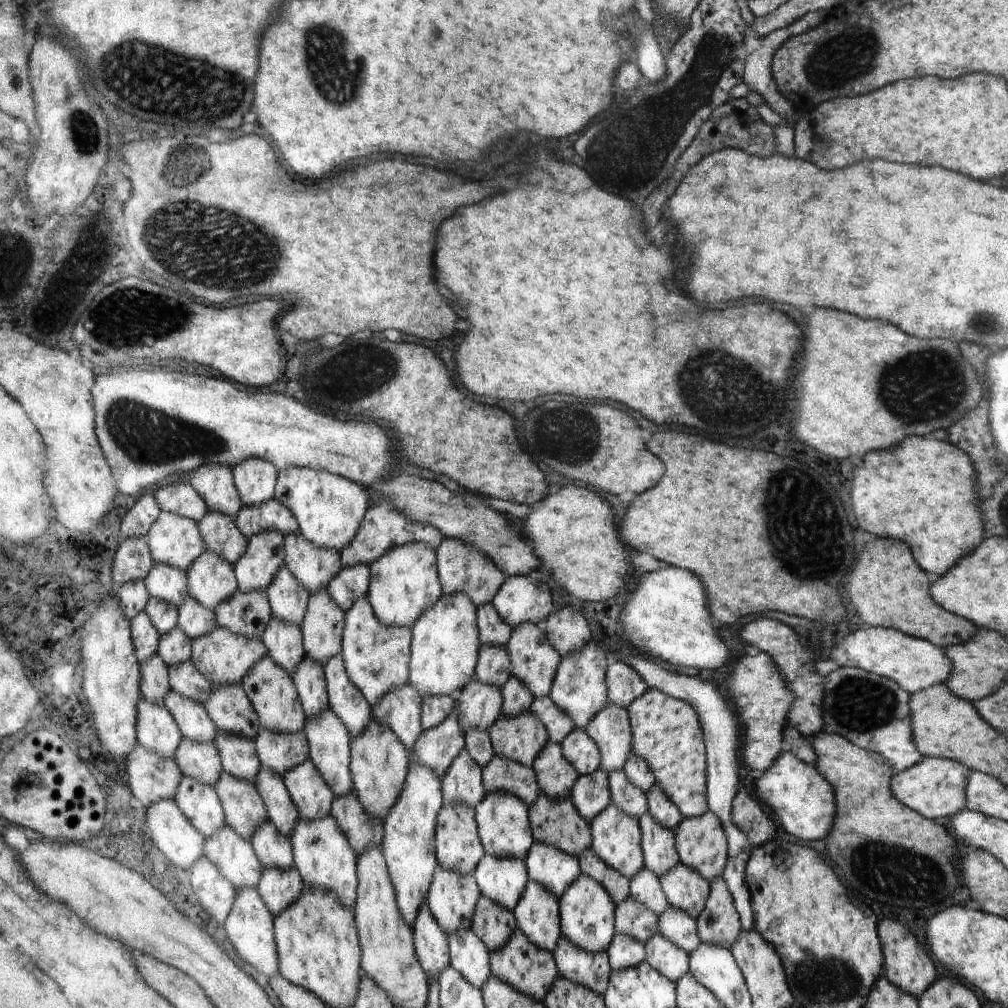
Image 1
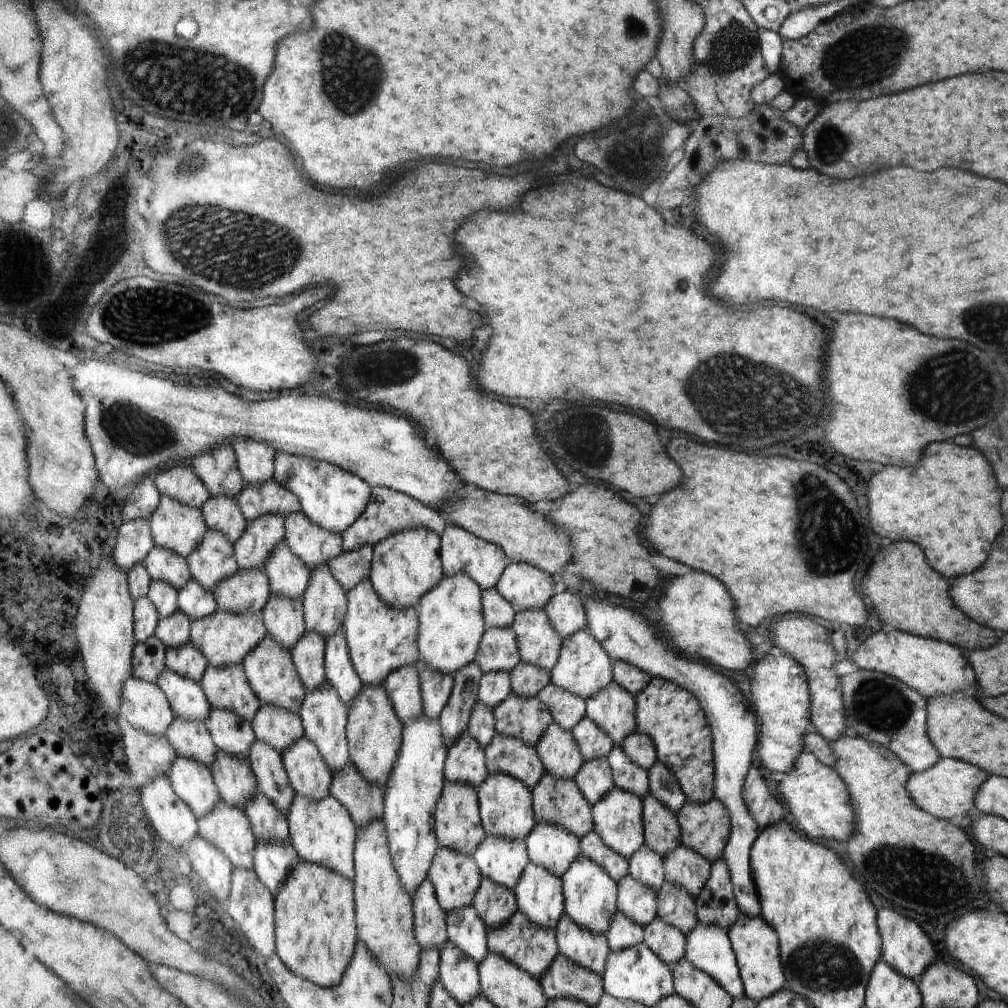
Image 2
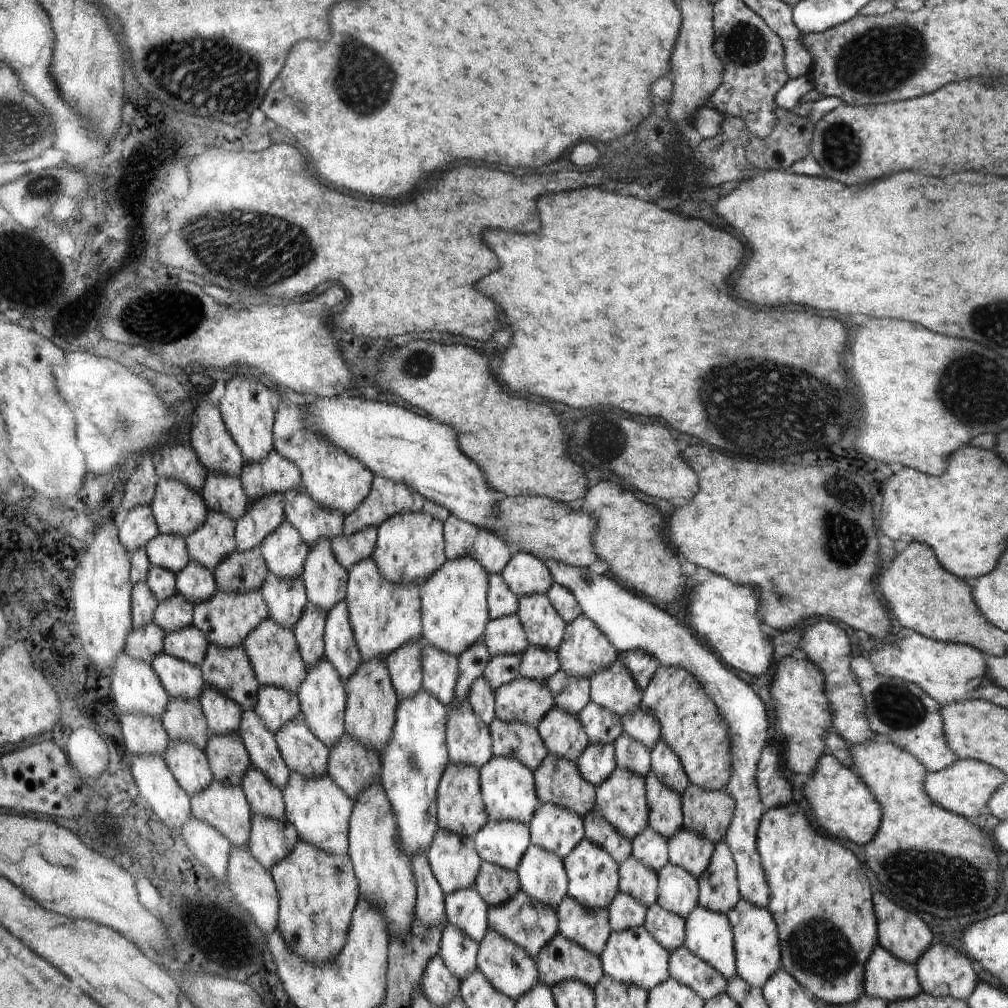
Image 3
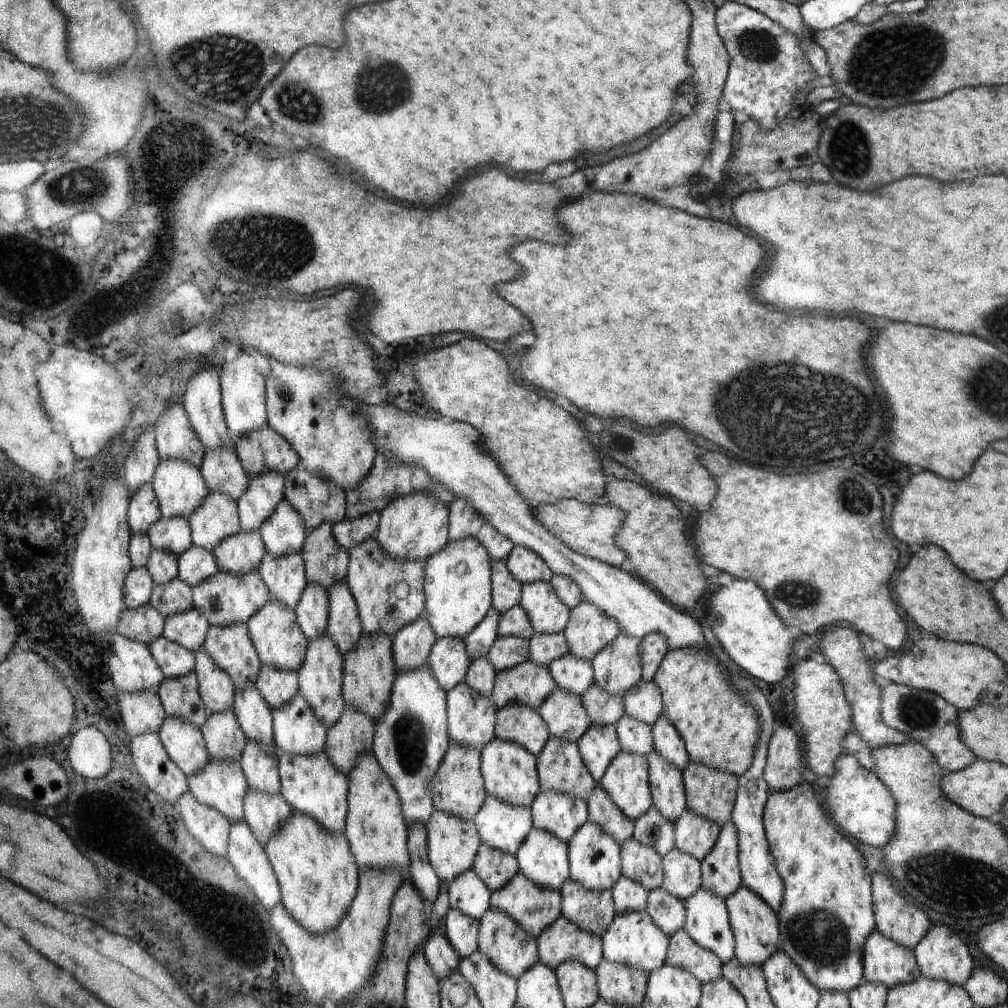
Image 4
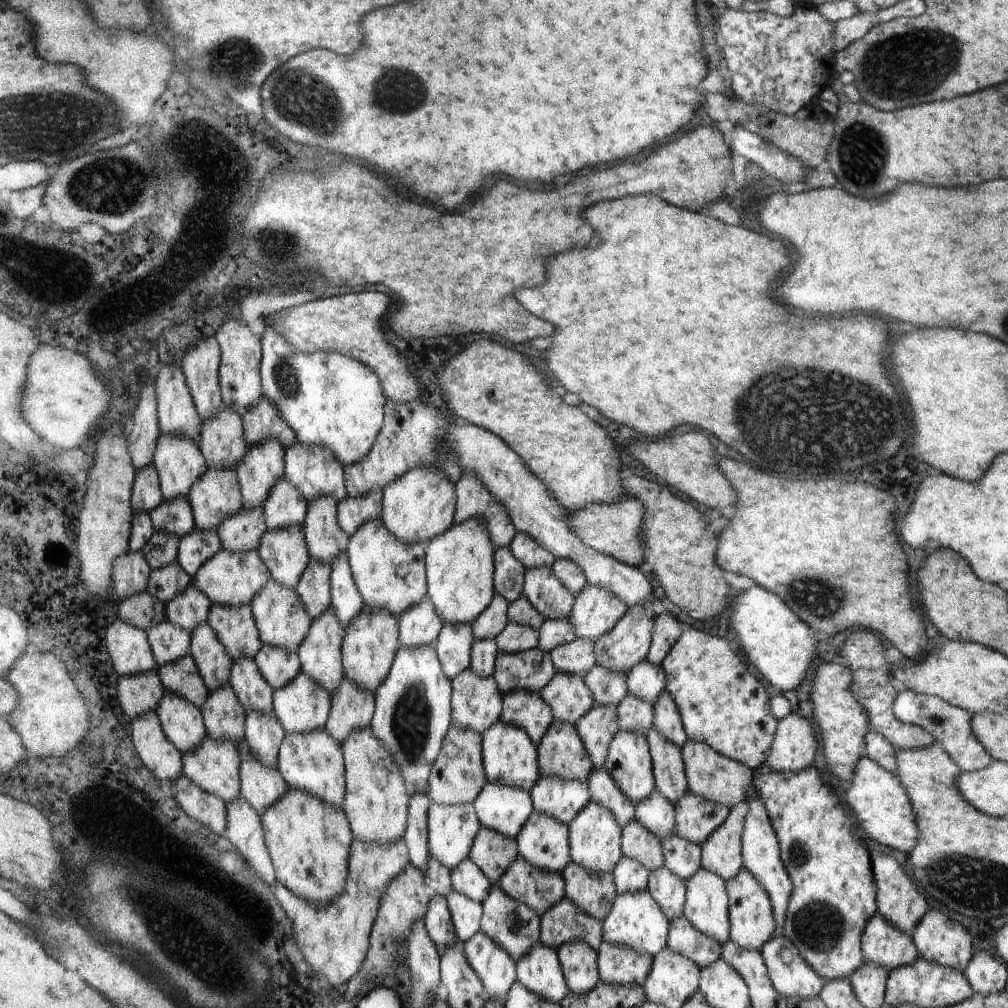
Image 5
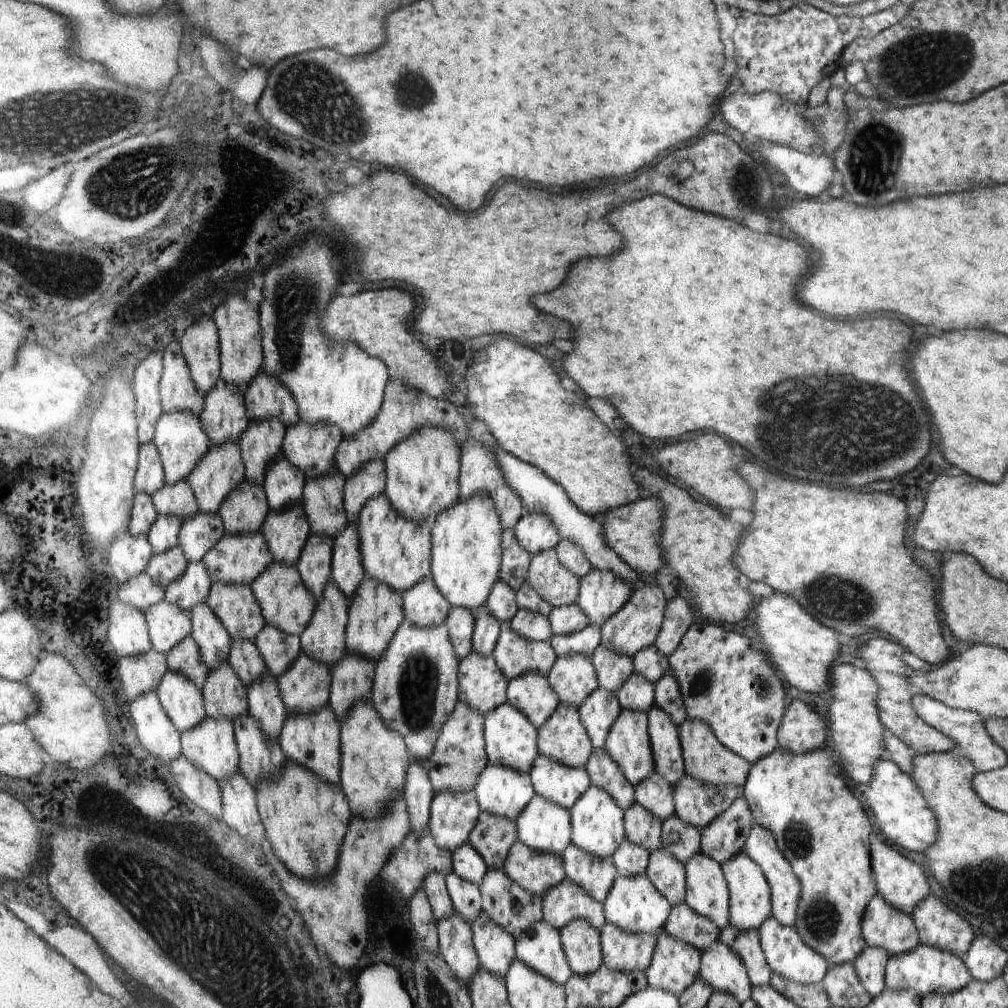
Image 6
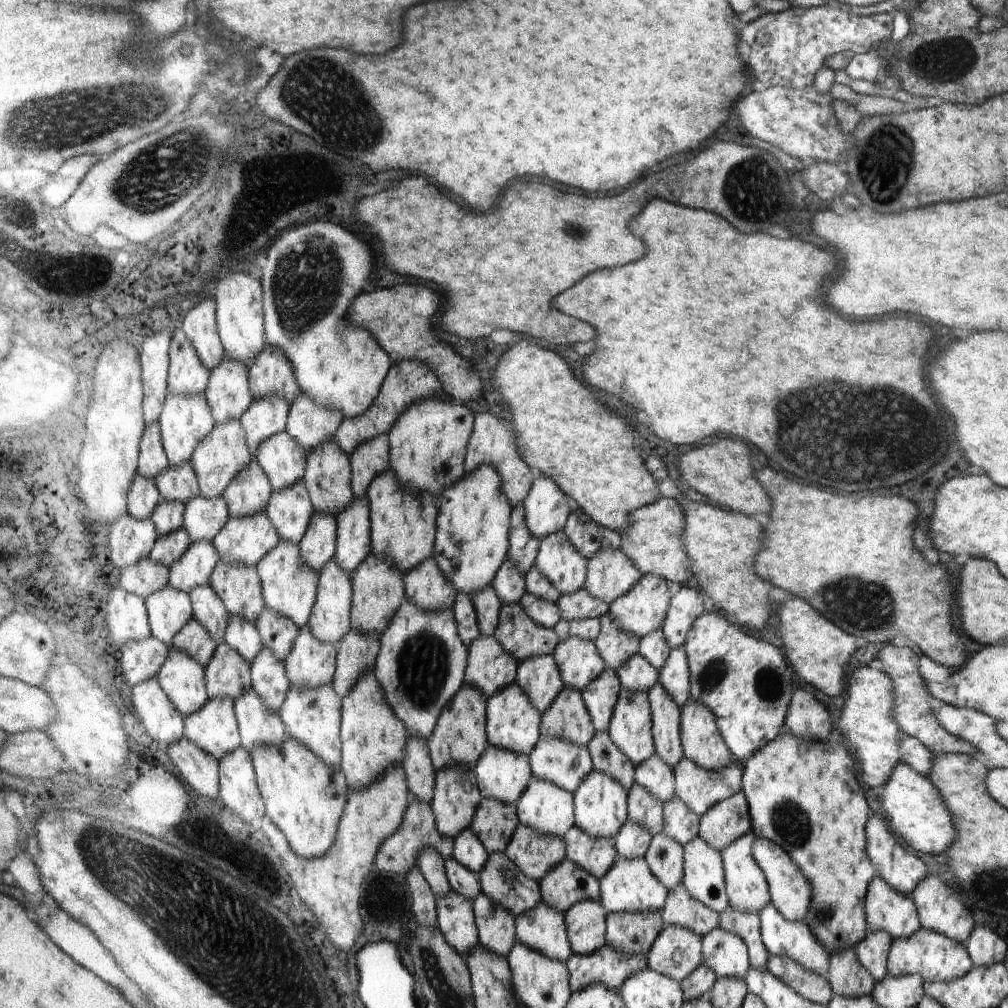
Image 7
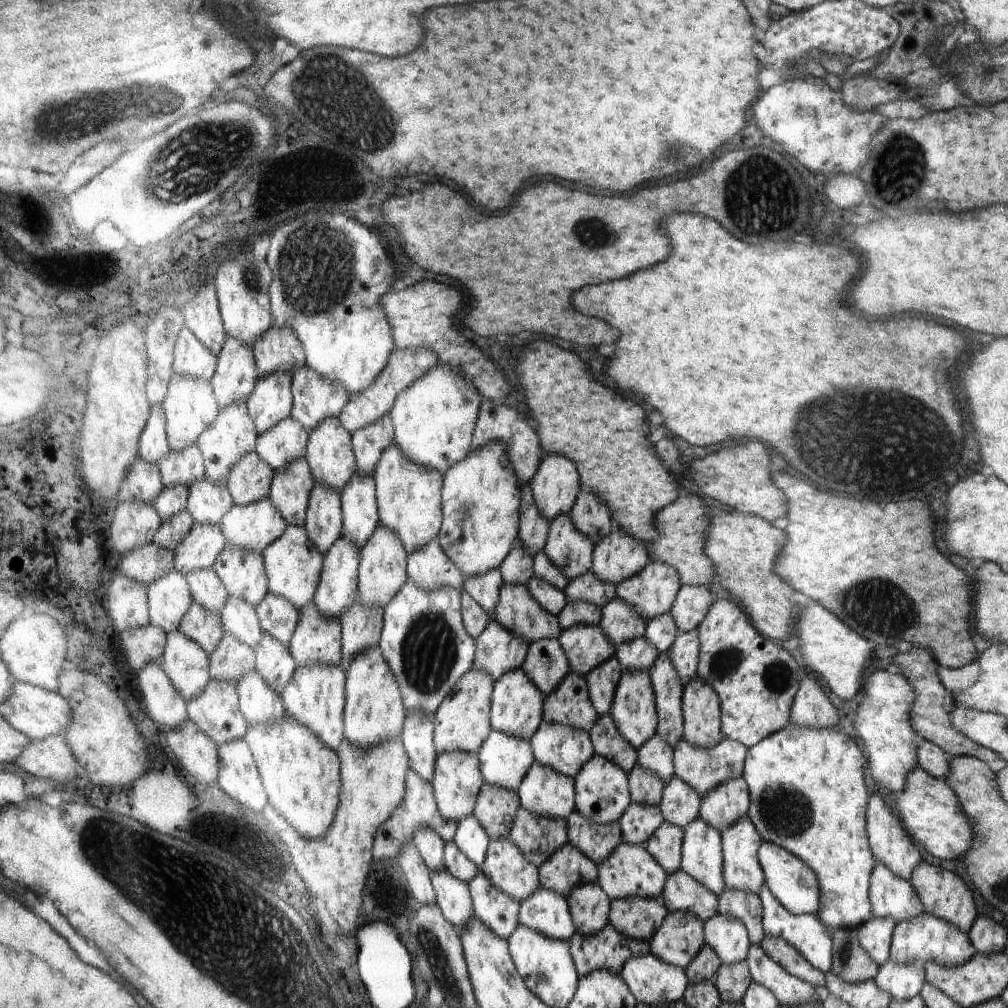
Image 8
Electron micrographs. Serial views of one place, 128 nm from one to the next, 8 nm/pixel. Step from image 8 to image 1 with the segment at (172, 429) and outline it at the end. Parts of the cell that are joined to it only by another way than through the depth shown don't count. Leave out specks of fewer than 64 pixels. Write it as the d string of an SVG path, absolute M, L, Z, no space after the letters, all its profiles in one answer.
M163 512L148 536L152 558L156 564L170 564L190 571L194 562L207 552L206 540L196 520Z

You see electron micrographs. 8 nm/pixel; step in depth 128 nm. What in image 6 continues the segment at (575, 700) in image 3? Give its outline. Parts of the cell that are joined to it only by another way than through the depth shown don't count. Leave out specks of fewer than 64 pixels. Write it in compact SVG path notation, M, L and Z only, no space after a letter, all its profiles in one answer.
M590 623L579 631L556 633L551 636L550 642L558 657L570 653L590 656L591 652L601 644L601 626Z

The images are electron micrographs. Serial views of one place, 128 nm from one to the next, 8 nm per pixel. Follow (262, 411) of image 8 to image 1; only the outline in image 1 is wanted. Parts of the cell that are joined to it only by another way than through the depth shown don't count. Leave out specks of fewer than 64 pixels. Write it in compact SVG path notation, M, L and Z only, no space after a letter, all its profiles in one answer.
M268 530L268 532L258 532L247 540L247 550L244 550L242 558L234 564L237 576L237 585L240 592L256 592L256 590L267 590L272 584L276 572L285 565L285 540L280 532Z

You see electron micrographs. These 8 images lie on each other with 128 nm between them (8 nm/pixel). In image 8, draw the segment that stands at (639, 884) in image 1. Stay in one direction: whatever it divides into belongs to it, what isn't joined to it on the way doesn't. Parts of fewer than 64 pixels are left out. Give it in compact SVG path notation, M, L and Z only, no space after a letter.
M656 732L649 741L637 748L637 764L658 774L666 784L675 774L673 748Z

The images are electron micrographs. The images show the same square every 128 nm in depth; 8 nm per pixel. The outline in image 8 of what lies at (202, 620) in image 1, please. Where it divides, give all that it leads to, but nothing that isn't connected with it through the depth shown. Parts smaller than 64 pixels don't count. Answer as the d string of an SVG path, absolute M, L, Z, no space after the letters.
M206 478L190 489L188 510L194 515L197 525L222 524L235 503L229 481L216 484Z

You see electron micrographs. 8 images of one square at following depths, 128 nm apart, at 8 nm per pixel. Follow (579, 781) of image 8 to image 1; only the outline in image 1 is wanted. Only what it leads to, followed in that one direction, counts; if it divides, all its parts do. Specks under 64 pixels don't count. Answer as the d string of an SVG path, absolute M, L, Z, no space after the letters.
M580 875L576 882L570 882L569 889L559 899L562 936L566 936L574 946L596 954L607 952L617 936L616 907L610 894L590 876Z

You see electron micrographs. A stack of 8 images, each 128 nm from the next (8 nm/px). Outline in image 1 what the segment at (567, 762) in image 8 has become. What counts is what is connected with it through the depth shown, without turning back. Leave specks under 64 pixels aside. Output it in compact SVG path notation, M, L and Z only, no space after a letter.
M534 842L524 866L530 882L538 882L559 899L569 889L570 882L576 882L581 875L579 858L540 842Z

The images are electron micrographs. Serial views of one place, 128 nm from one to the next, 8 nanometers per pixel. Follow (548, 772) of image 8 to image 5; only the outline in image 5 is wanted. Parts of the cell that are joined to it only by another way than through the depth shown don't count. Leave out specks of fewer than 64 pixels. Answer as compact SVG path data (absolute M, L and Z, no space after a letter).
M533 812L516 839L520 857L538 870L560 874L572 861L569 826L548 814Z

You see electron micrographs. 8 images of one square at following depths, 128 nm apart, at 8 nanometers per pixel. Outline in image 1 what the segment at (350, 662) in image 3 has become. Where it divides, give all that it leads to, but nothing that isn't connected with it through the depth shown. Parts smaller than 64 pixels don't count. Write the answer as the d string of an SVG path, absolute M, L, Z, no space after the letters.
M336 654L326 666L323 666L327 685L329 709L340 718L340 722L349 730L350 738L362 736L366 726L373 721L373 710L357 686L350 682L346 674L344 656Z

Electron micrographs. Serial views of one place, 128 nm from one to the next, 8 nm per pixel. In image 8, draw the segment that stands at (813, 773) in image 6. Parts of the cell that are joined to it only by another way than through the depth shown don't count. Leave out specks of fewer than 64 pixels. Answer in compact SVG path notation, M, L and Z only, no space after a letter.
M790 723L790 726L785 729L771 734L748 748L748 756L745 758L745 766L741 774L746 782L750 782L749 796L752 799L752 804L749 805L748 817L756 827L758 834L764 841L777 843L778 846L785 847L787 851L790 851L790 854L797 855L804 862L810 862L811 869L817 875L822 890L821 902L816 914L830 928L831 932L836 929L860 928L872 916L869 901L869 882L872 868L874 868L874 855L870 850L868 838L866 838L866 802L868 802L868 794L866 794L866 786L864 786L866 764L868 764L868 760L864 758L860 748L854 744L854 740L850 736L842 733L840 726L817 729L816 727L799 727Z

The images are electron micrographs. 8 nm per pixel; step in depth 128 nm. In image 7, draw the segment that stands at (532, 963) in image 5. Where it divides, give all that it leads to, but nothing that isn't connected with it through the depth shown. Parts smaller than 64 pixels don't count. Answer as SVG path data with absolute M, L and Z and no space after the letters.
M544 900L515 917L515 933L518 941L547 957L568 963L574 953L567 934L565 914Z

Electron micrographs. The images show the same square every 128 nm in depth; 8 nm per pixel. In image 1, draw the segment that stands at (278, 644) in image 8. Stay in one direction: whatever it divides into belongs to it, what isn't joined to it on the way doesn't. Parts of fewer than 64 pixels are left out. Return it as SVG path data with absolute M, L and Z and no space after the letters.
M269 819L258 824L258 830L254 830L252 834L251 844L258 862L264 869L276 868L284 872L294 866L290 839L280 834Z

